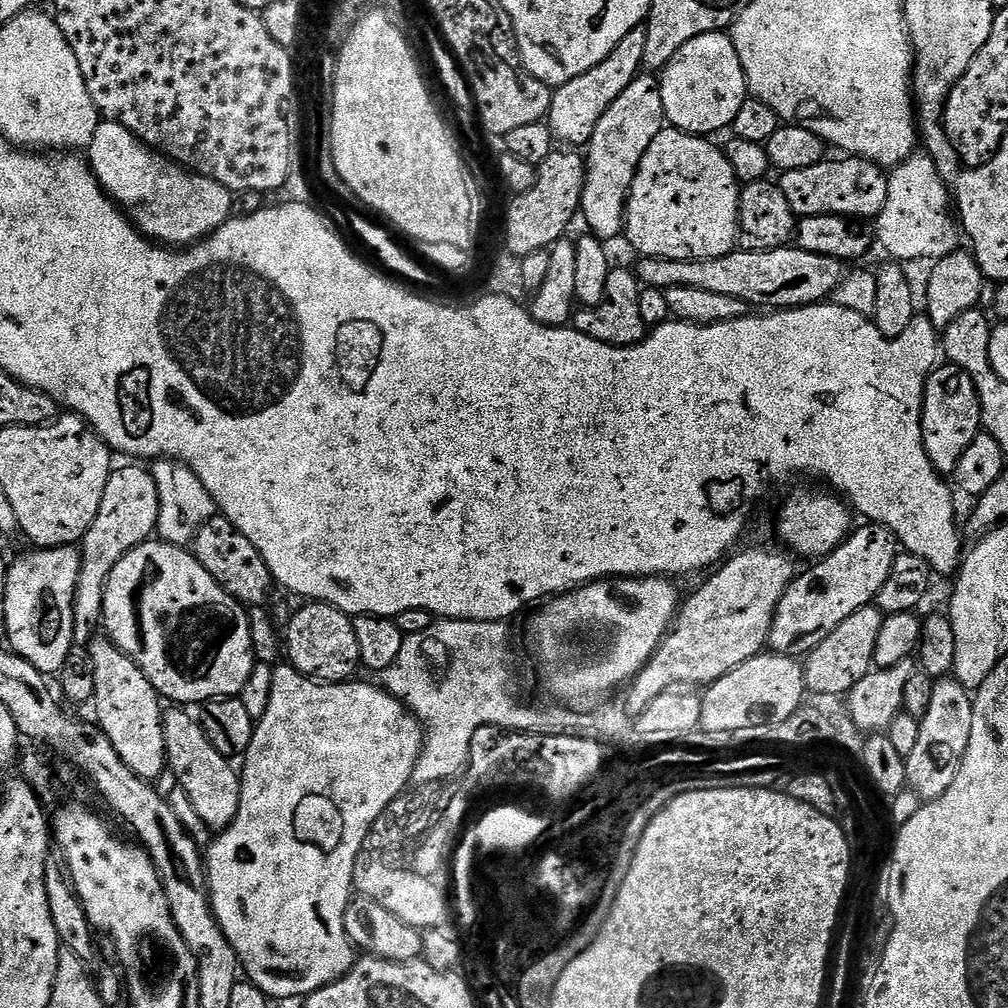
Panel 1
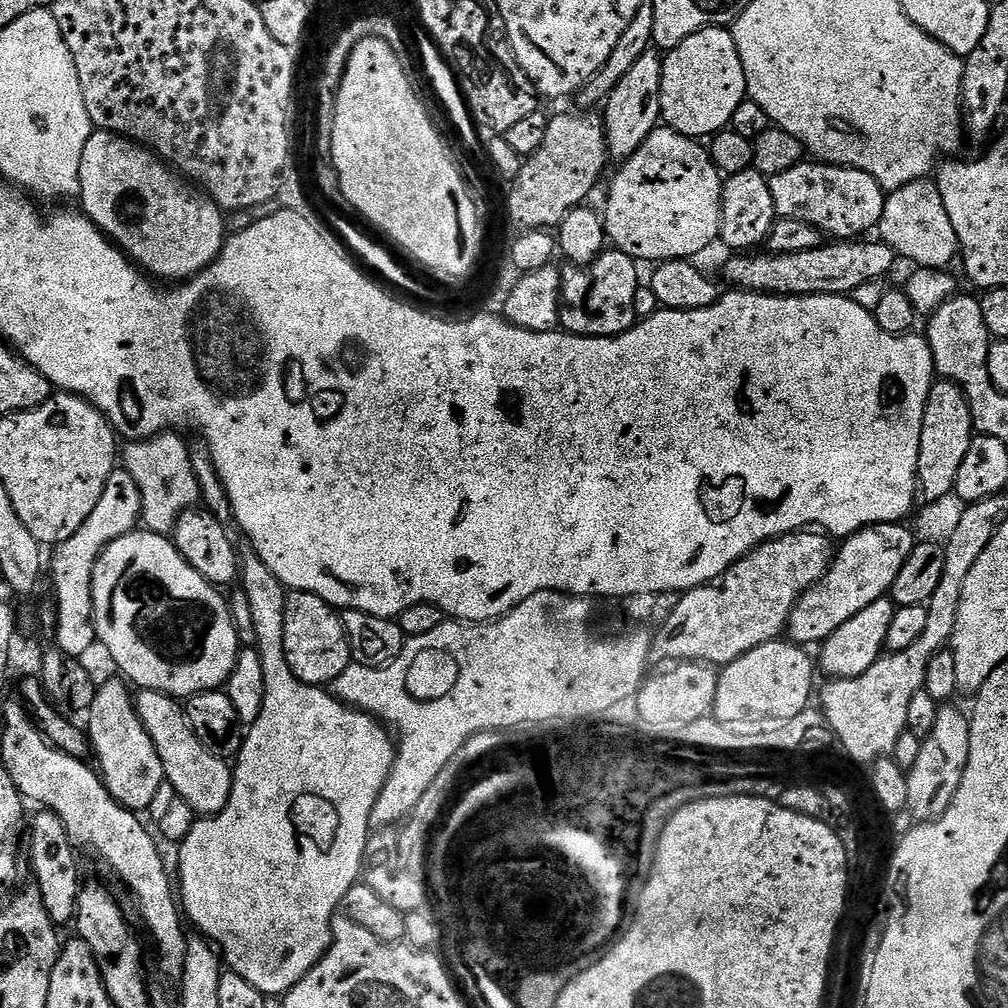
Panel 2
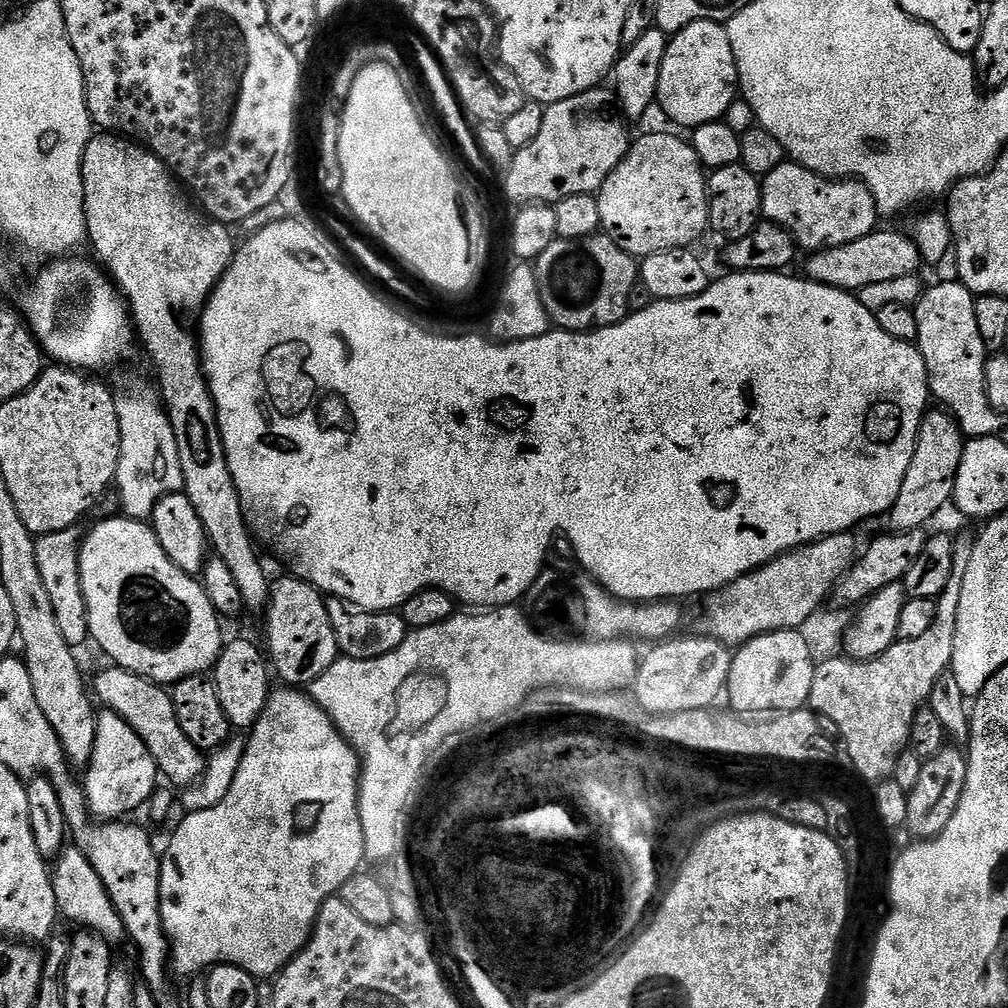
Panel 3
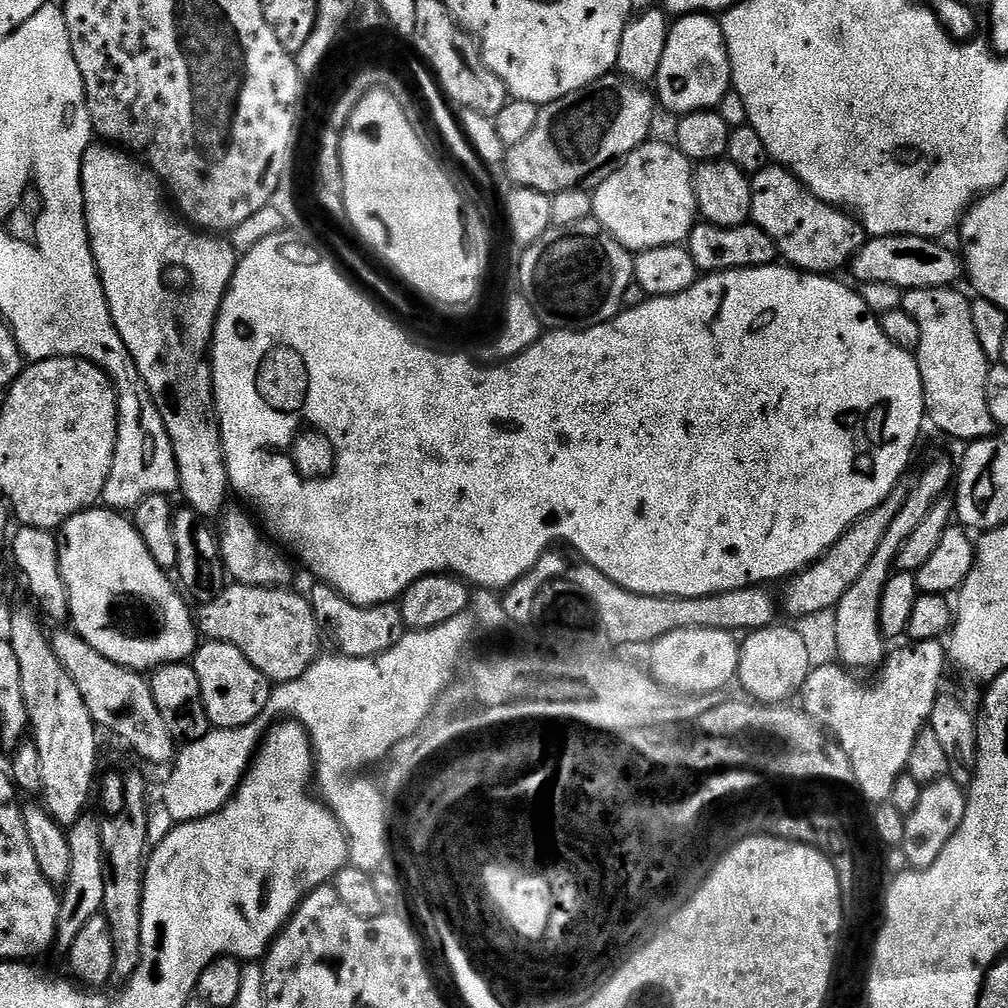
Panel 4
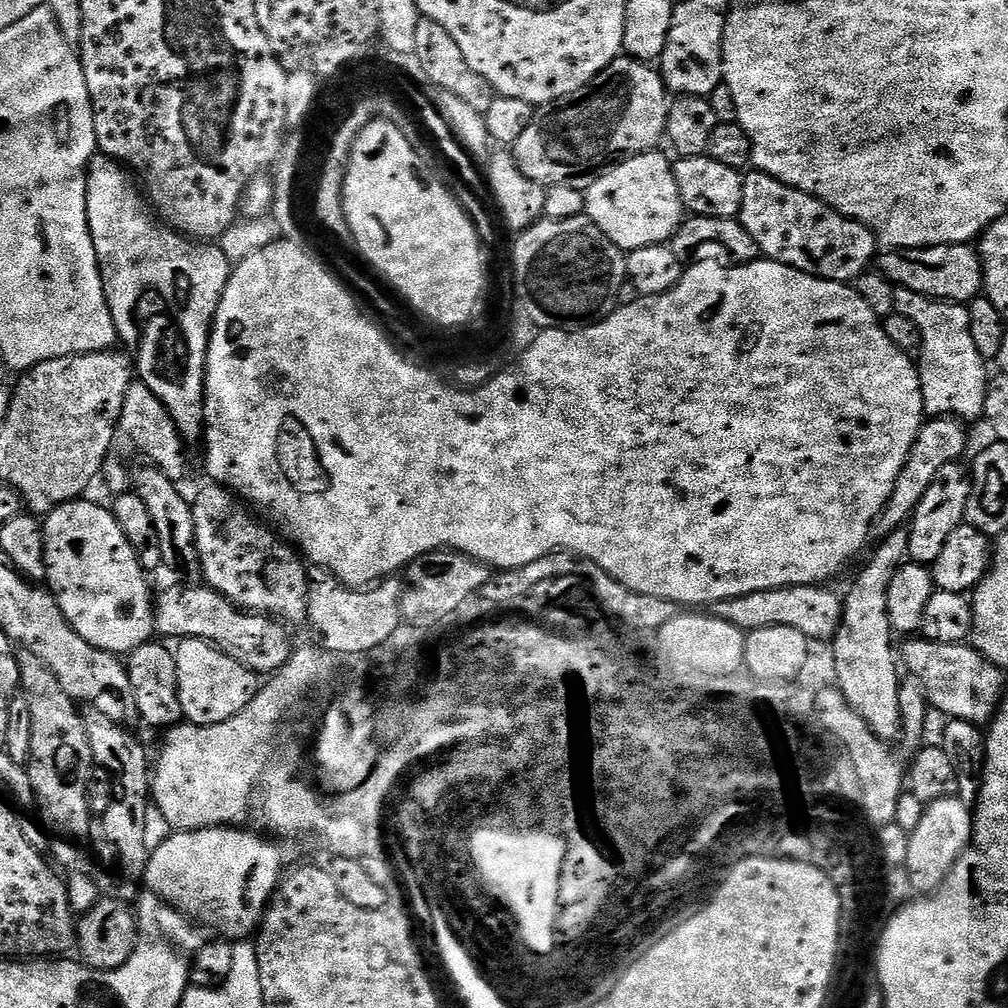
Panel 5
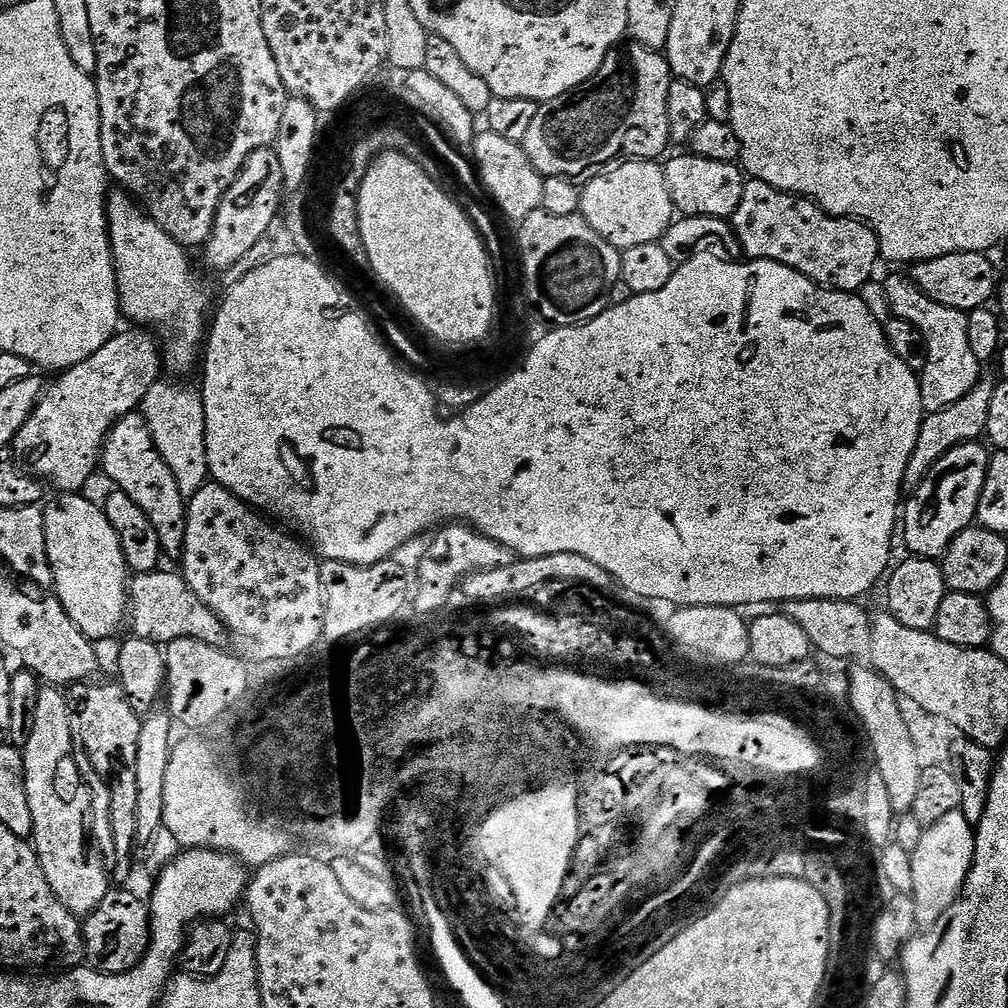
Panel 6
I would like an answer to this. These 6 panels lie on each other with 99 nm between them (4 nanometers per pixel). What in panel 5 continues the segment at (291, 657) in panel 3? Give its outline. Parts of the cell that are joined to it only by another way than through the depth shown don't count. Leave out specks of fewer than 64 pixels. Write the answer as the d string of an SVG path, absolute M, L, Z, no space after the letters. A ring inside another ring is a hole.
M188 587L192 588L168 588L161 596L159 593L155 597L159 635L205 640L230 658L240 660L250 671L257 674L275 674L291 659L294 645L288 637L289 629L281 621L237 608L210 587Z

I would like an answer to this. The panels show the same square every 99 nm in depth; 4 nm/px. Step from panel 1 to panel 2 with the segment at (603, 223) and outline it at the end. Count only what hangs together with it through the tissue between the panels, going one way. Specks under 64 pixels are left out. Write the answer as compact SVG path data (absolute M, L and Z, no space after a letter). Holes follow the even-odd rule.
M650 50L634 62L634 66L622 77L602 108L604 133L608 143L608 155L613 161L628 160L640 149L642 142L661 123L660 91L662 90L662 56Z

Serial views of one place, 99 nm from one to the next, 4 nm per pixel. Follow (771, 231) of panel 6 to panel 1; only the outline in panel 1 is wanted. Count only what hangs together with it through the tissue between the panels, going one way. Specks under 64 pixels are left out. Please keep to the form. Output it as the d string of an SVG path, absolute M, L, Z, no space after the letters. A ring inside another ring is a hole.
M845 155L844 160L825 158L802 170L781 172L778 186L790 202L790 210L797 218L805 216L846 216L849 218L877 218L886 205L889 173L874 162L860 156Z

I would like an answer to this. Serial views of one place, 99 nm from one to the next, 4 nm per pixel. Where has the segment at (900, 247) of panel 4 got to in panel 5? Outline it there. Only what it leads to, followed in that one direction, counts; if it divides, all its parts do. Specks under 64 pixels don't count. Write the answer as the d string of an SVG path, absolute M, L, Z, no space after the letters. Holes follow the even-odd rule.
M972 244L893 248L879 257L879 264L879 271L893 286L914 290L914 294L929 296L931 300L967 305L984 291L984 267L979 251Z

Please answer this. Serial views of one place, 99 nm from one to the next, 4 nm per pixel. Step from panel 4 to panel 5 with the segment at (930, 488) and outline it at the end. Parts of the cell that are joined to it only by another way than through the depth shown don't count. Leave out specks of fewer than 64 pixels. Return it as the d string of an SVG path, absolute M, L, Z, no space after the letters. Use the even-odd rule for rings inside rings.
M908 528L894 530L879 542L881 544L877 546L876 553L865 562L864 569L857 574L848 593L843 593L844 619L840 621L840 629L832 637L830 645L837 671L835 687L839 688L851 708L868 723L878 739L892 742L902 732L902 679L898 652L892 649L894 633L890 622L890 582L894 582L894 574L898 574L900 565L908 560Z

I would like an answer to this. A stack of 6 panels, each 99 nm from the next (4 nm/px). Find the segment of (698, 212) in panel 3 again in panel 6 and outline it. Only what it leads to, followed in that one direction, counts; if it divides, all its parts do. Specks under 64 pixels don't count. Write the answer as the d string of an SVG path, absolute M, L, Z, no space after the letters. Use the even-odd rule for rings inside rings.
M629 159L596 175L600 174L588 185L585 183L580 194L579 215L584 217L586 223L606 238L610 246L621 250L660 241L674 219L663 167L656 160Z

